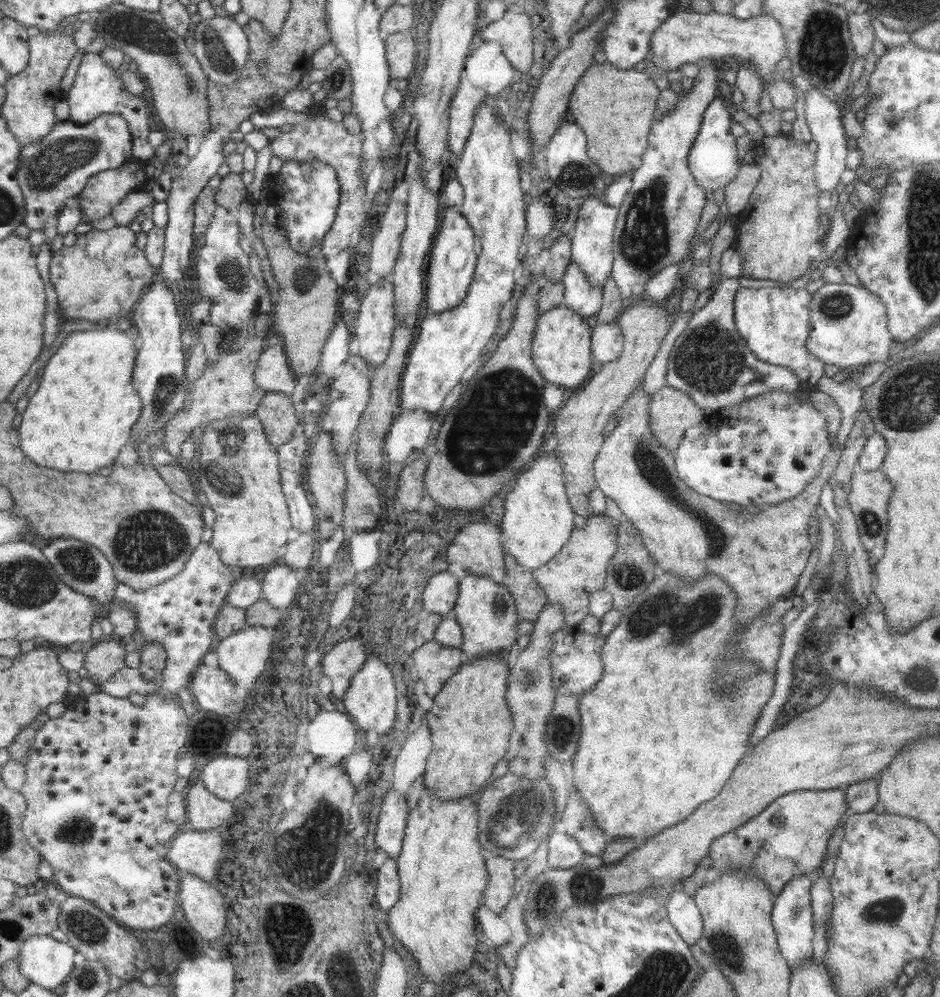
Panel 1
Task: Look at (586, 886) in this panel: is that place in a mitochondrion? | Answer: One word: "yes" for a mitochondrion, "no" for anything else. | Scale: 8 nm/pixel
yes

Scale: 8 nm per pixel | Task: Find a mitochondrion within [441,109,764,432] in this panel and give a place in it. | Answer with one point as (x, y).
(710, 360)

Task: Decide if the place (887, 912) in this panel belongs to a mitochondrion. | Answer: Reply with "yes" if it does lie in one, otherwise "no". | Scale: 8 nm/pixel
yes

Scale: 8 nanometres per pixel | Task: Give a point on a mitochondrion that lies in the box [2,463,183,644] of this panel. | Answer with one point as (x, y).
(77, 562)

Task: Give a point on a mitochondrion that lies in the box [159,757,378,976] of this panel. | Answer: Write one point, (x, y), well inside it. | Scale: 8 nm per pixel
(305, 860)

